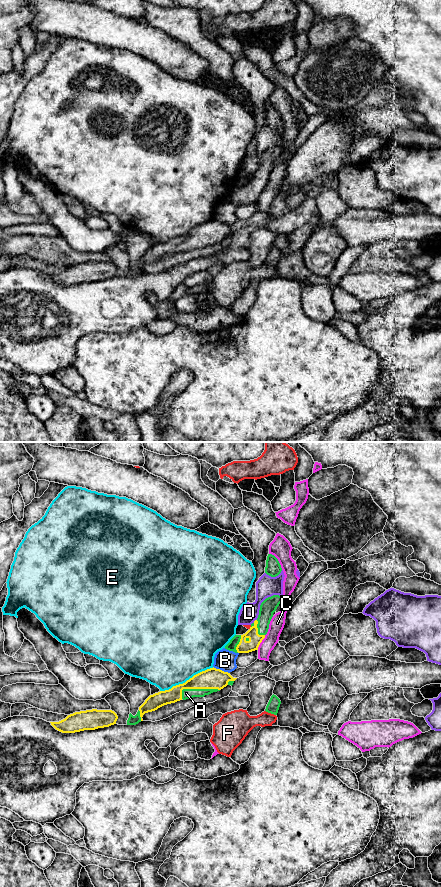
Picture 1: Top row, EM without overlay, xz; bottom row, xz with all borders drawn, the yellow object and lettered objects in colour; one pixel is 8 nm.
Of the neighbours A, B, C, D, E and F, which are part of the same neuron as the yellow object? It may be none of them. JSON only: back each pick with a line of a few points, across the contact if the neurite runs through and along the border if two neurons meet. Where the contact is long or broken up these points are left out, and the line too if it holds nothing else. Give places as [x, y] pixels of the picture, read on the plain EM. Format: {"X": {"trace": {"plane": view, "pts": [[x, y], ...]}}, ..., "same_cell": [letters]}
{"same_cell": ["A"]}

